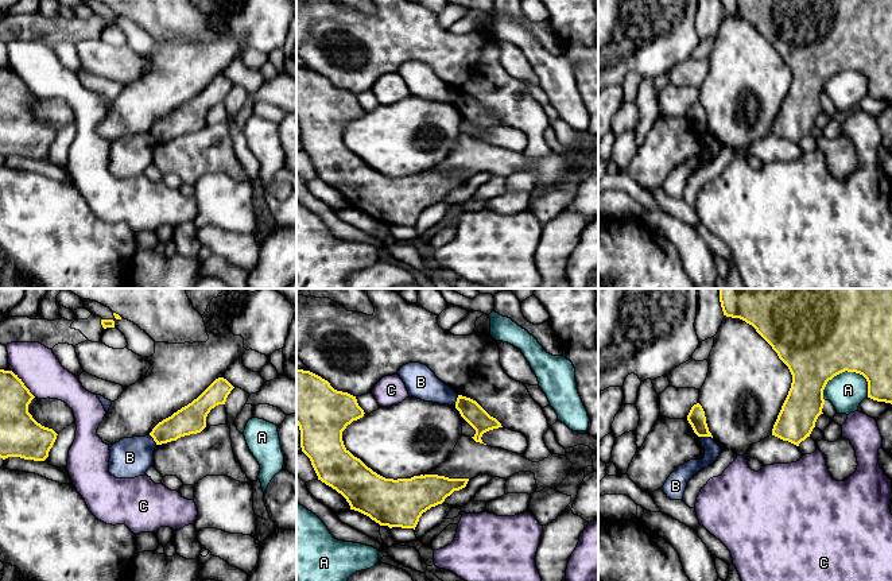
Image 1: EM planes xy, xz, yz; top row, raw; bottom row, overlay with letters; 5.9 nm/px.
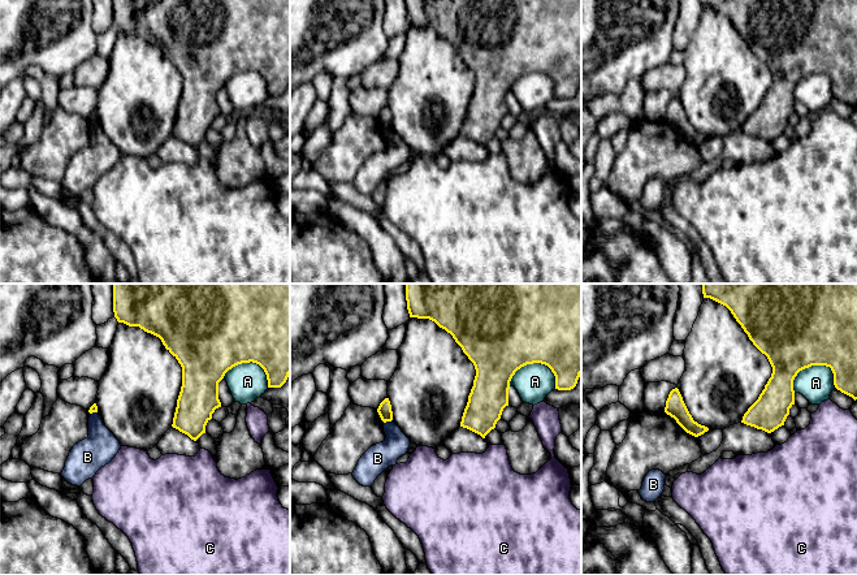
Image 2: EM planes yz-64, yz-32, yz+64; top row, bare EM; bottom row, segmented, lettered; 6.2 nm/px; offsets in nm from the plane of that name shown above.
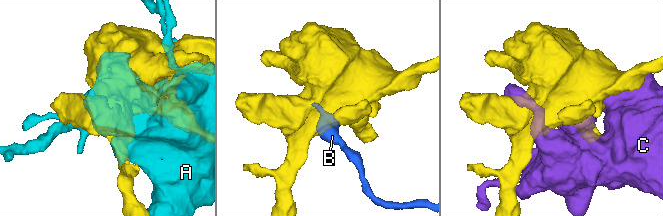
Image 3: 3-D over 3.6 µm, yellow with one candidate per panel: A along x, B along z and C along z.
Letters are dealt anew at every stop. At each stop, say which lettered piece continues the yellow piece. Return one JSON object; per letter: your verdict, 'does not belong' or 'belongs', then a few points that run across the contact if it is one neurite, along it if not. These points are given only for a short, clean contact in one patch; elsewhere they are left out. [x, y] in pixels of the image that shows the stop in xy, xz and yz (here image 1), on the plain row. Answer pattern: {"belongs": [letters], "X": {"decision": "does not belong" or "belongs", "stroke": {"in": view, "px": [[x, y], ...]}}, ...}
{"belongs": [], "A": {"decision": "does not belong"}, "B": {"decision": "does not belong", "stroke": {"in": "yz", "px": [[699, 134], [709, 134], [712, 136]]}}, "C": {"decision": "does not belong"}}

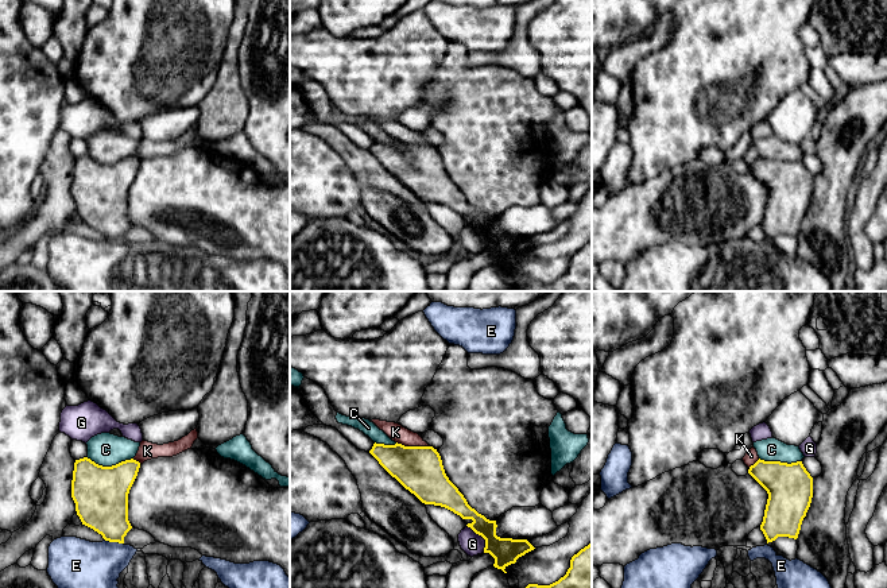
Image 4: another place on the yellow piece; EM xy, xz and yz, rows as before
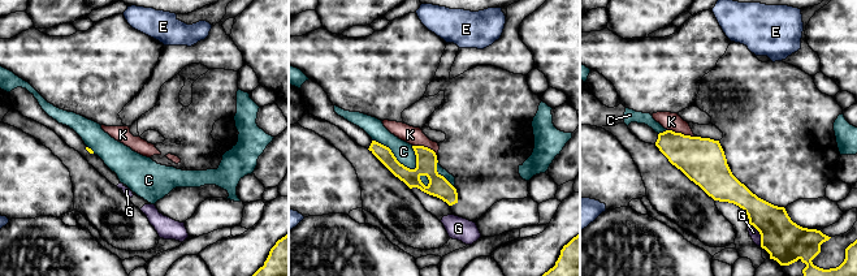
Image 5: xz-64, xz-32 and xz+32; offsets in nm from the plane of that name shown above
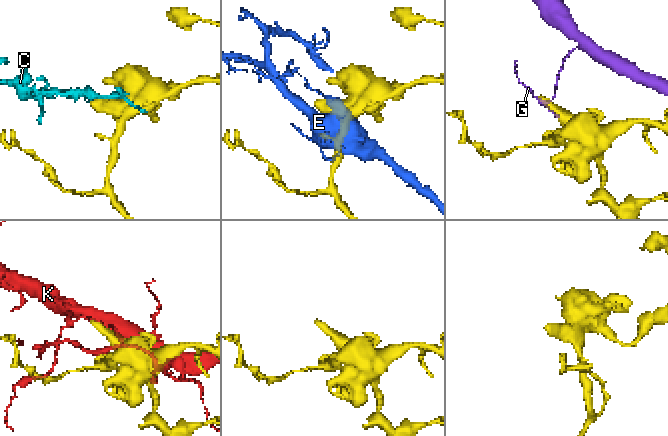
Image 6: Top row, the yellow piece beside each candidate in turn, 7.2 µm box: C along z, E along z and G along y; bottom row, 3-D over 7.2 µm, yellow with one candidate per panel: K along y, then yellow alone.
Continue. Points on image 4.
{"belongs": ["C"], "C": {"decision": "belongs"}, "E": {"decision": "does not belong"}, "G": {"decision": "does not belong", "stroke": {"in": "xz", "px": [[467, 223], [484, 238], [484, 250]]}}, "K": {"decision": "does not belong"}}

